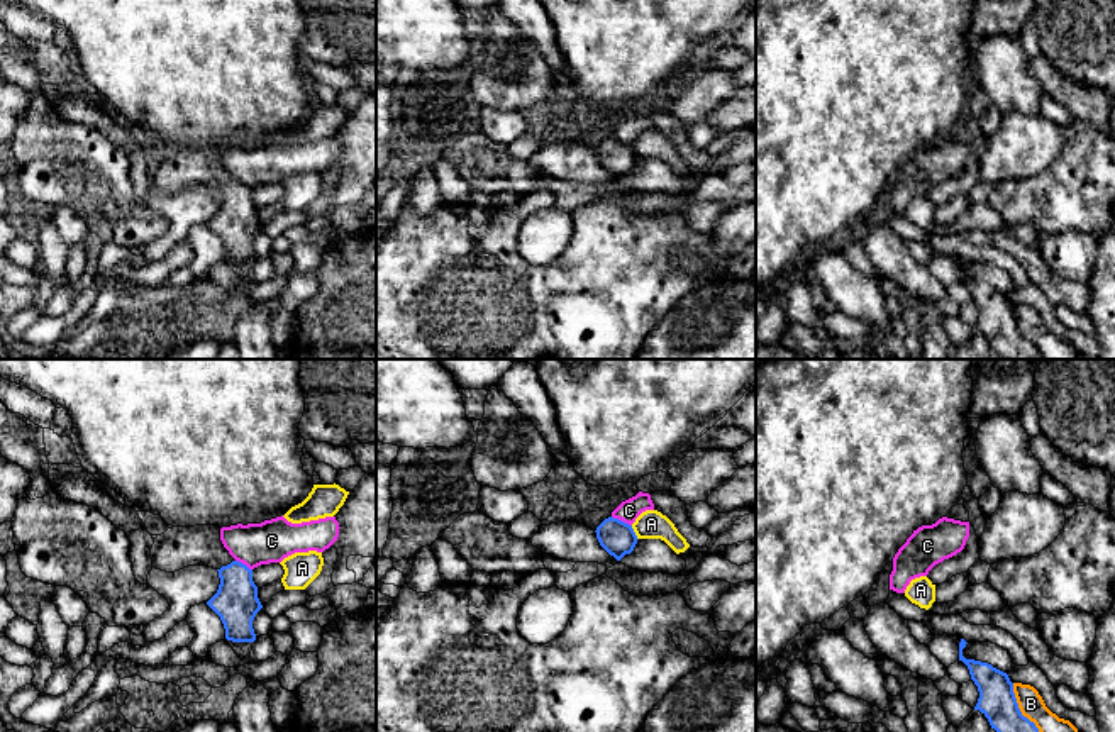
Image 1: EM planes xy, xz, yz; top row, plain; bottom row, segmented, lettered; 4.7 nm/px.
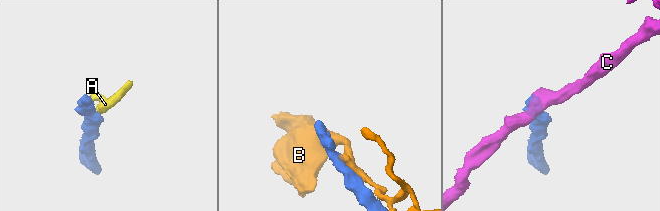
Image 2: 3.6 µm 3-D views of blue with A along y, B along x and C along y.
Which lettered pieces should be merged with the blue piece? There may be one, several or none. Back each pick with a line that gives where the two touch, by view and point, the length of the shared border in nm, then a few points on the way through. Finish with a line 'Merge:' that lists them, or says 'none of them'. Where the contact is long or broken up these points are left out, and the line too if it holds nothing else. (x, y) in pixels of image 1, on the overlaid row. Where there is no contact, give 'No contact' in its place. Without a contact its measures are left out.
Merge: none of them

